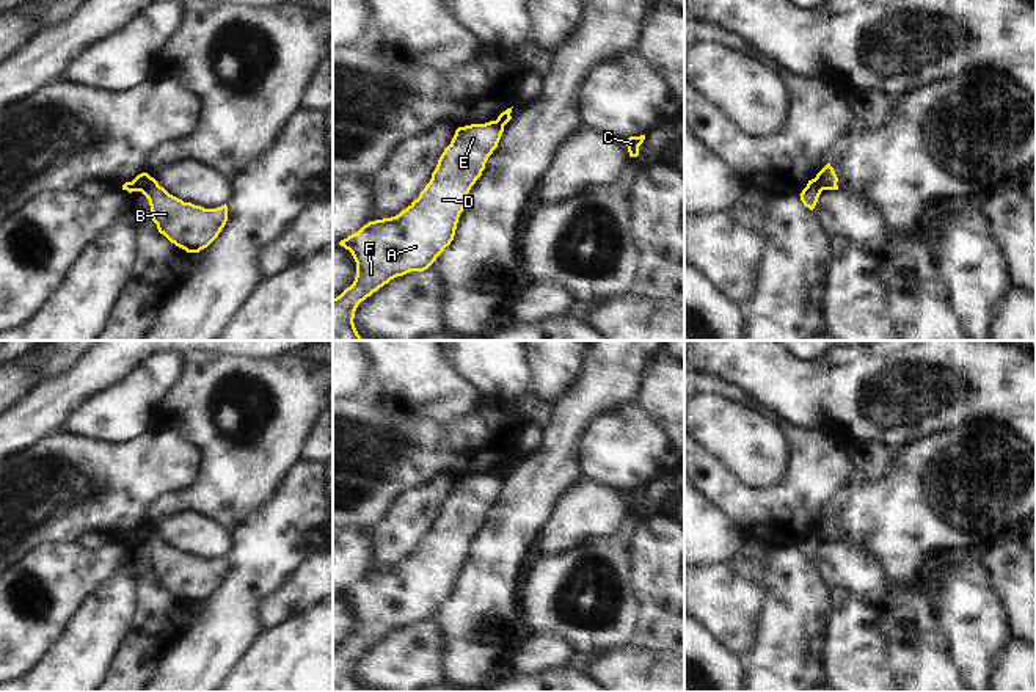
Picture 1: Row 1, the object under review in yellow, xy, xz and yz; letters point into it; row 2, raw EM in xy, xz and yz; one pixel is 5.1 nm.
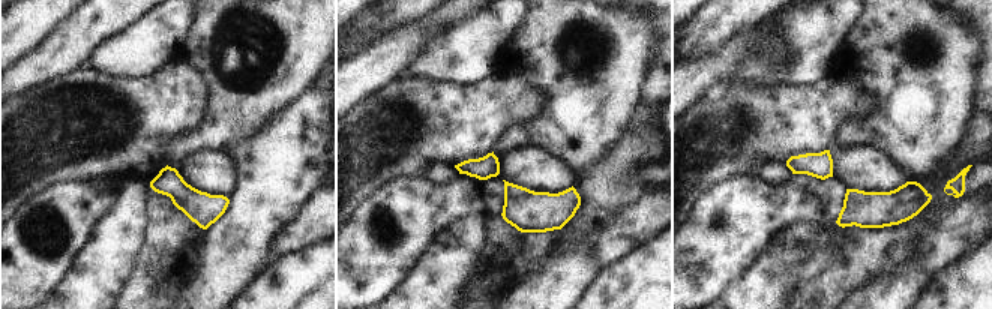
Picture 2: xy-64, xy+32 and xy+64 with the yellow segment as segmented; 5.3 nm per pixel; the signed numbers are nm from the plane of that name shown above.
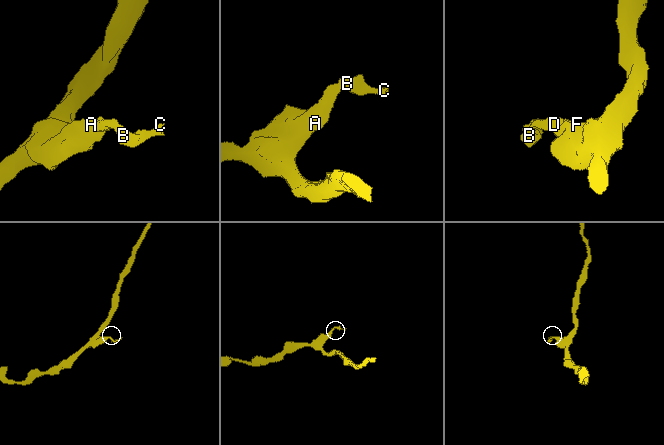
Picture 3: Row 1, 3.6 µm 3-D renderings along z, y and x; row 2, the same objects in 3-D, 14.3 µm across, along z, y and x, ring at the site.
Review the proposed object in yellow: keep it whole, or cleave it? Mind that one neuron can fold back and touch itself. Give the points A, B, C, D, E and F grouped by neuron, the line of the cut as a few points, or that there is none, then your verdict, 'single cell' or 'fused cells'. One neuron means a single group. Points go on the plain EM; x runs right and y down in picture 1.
groups A D E F / B C; cut xy (149, 528), (140, 542); fused cells

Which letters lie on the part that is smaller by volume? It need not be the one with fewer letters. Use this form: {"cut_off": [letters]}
{"cut_off": ["B", "C"]}

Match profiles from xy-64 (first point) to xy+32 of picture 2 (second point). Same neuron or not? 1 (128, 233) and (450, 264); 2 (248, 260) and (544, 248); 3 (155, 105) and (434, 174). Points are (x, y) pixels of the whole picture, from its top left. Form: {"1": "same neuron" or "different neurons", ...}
{"1": "same neuron", "2": "different neurons", "3": "different neurons"}

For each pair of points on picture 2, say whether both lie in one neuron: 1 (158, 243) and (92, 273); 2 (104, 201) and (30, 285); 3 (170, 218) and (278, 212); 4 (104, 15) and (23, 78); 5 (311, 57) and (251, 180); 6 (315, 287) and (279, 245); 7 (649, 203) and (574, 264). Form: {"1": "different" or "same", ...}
{"1": "different", "2": "same", "3": "different", "4": "same", "5": "different", "6": "different", "7": "different"}

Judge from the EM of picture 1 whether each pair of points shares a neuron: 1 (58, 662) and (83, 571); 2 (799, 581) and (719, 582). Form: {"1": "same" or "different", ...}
{"1": "different", "2": "different"}

